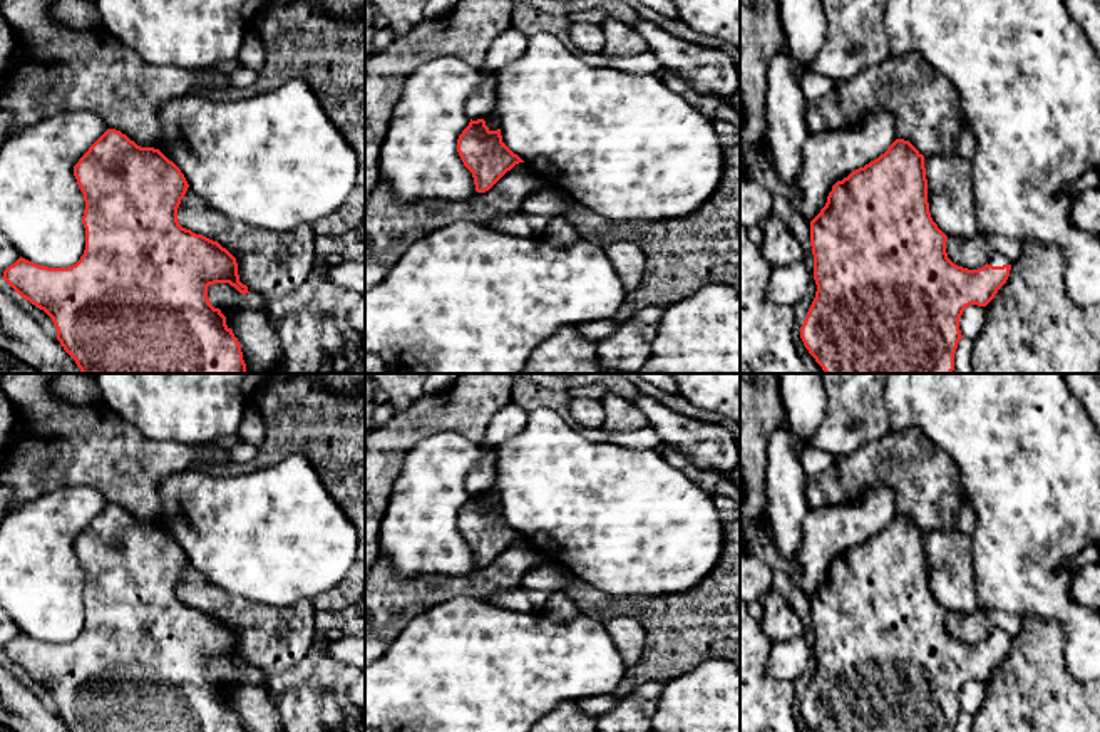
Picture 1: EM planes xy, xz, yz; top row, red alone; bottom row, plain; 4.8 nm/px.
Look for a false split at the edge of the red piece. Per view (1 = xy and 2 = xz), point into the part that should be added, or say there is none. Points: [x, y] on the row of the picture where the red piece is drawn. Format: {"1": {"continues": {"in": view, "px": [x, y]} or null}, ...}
{"1": {"continues": null}, "2": {"continues": null}}

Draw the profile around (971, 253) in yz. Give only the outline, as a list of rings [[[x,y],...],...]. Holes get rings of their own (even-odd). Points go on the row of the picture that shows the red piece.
[[[979,233],[974,238],[948,238],[946,241],[948,258],[963,268],[978,270],[983,268],[995,253],[986,243],[984,235]]]

